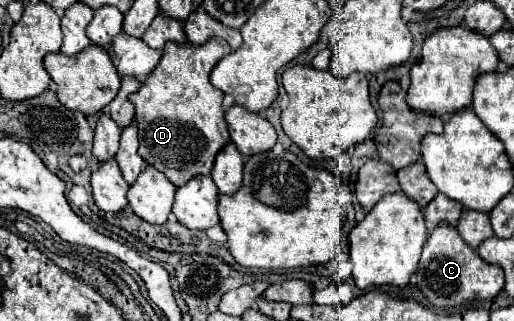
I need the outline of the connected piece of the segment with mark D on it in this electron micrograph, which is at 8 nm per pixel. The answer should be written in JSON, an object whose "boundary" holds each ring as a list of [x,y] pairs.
{"boundary":[[[217,37],[209,39],[205,45],[199,47],[193,47],[191,43],[183,45],[167,43],[157,69],[145,79],[141,89],[131,95],[131,101],[135,105],[135,123],[139,129],[139,155],[157,171],[165,173],[165,177],[175,187],[185,185],[189,179],[197,175],[209,175],[215,163],[215,155],[229,143],[227,123],[223,119],[223,107],[221,107],[223,93],[217,93],[217,89],[209,83],[211,69],[229,53],[231,53],[229,45]]]}

